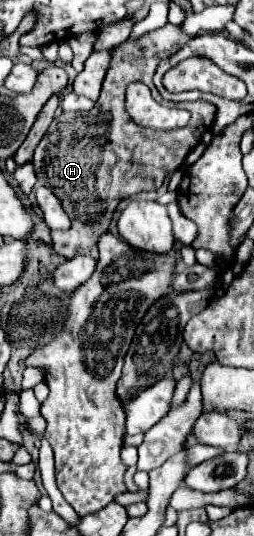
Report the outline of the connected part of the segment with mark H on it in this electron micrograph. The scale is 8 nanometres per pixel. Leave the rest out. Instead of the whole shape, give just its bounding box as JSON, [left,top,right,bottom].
[33,23,215,259]

